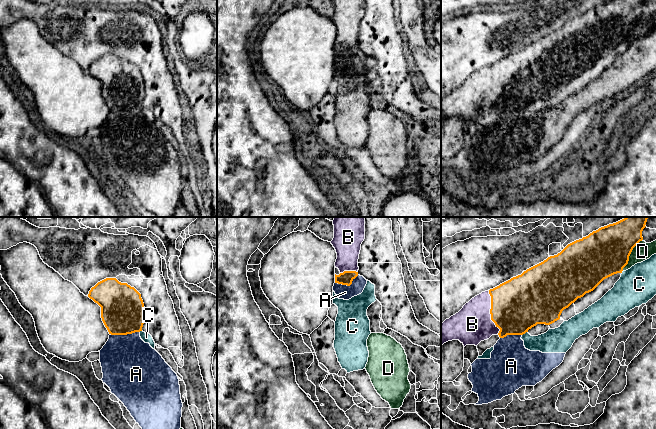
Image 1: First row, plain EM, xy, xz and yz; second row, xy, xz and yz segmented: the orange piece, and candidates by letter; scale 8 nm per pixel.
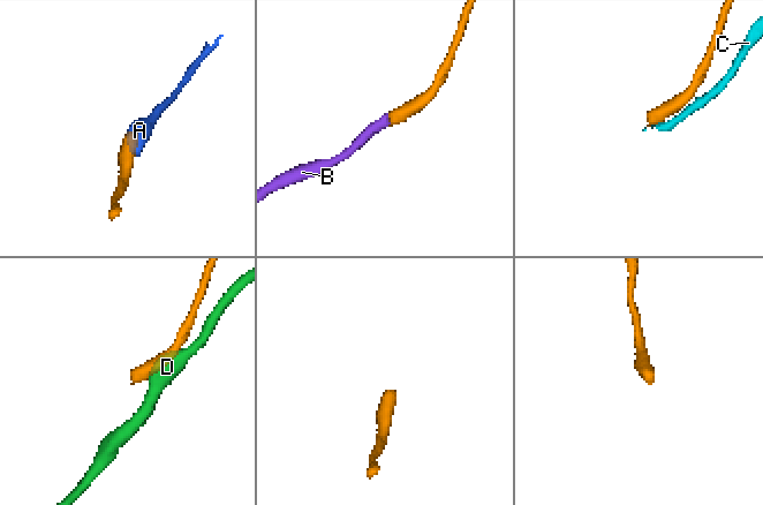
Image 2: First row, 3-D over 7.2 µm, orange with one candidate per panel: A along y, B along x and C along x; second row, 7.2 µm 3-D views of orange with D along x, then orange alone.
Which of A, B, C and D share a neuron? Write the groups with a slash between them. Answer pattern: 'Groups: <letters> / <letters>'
Groups: A C / B / D

